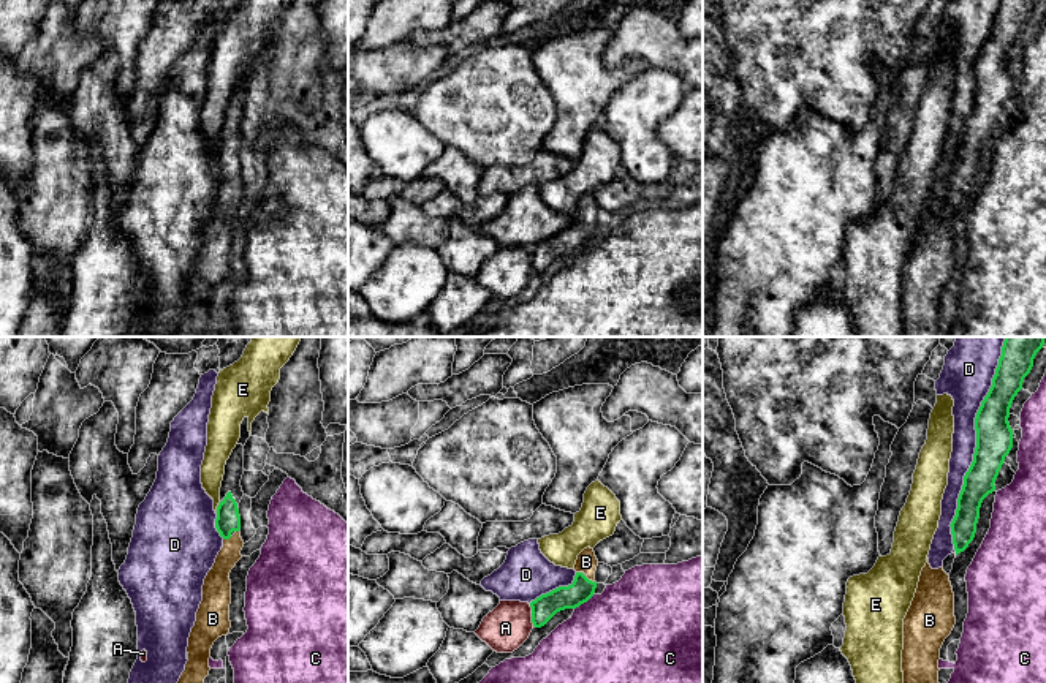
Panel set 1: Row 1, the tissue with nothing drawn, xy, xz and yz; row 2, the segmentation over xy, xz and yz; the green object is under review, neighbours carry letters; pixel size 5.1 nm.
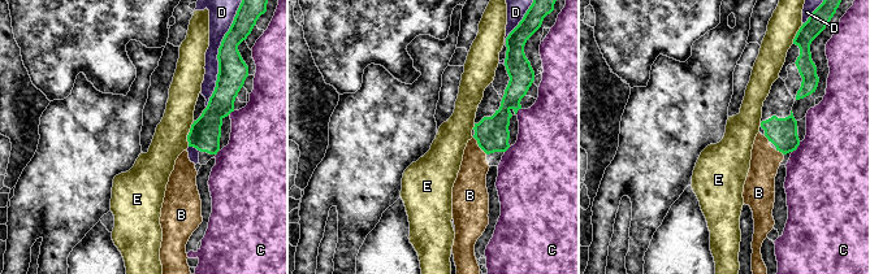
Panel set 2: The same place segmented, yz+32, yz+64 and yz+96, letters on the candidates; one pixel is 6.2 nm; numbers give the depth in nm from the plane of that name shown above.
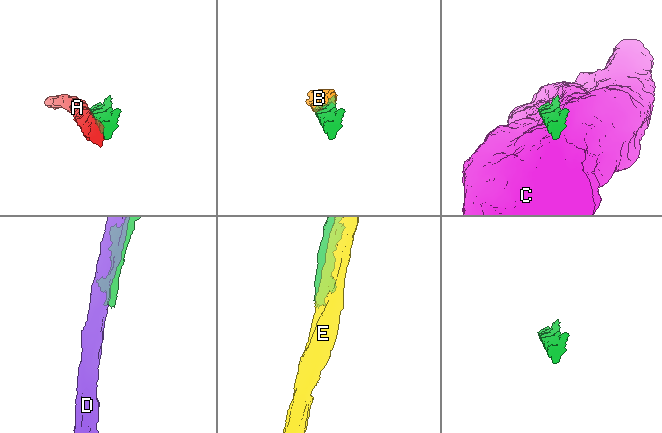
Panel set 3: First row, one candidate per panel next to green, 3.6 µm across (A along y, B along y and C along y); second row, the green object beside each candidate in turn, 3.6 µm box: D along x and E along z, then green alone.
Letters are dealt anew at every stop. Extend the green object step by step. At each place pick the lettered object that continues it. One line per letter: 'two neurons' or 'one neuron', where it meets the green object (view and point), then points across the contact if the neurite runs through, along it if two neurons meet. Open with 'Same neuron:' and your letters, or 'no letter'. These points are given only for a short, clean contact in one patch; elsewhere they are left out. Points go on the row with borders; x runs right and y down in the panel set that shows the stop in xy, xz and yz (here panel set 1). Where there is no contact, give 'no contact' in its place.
Same neuron: B
A: two neurons | xz (532, 615)
B: one neuron | xy (227, 538)
C: two neurons | xz (584, 601)
D: two neurons | yz (977, 443)
E: two neurons | xy (217, 511)

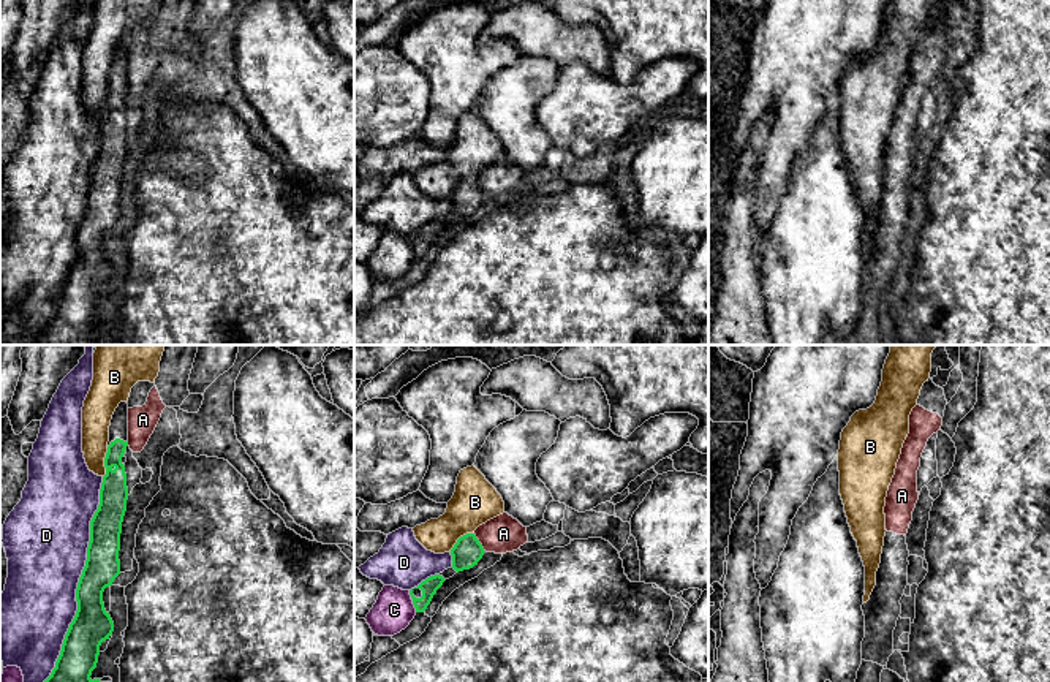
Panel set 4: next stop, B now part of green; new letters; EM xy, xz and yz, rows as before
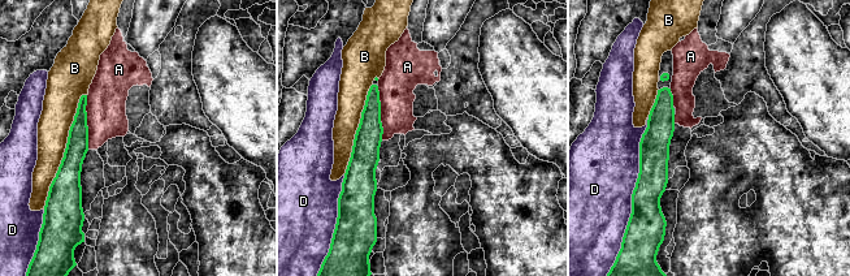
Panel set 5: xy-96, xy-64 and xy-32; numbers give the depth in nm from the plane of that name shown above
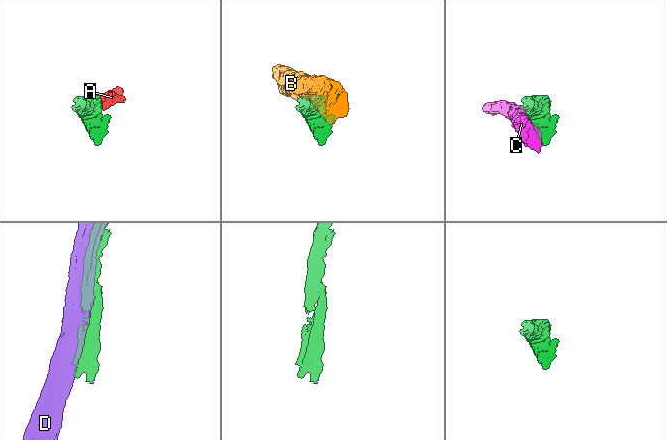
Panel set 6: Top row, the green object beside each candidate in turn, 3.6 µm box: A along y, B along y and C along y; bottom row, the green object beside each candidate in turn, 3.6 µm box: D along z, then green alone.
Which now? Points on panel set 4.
Same neuron: no letter
A: two neurons | xz (479, 543) | along xz (473, 534), (486, 551)
B: two neurons | xy (105, 462)
C: two neurons | xz (415, 606)
D: two neurons | xy (79, 579)

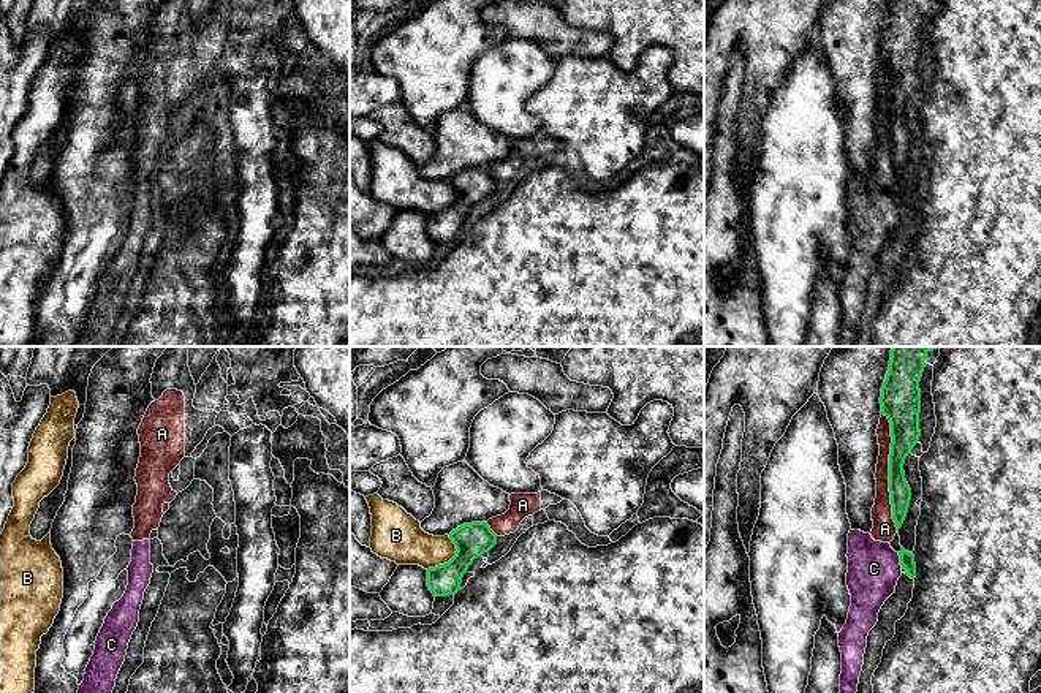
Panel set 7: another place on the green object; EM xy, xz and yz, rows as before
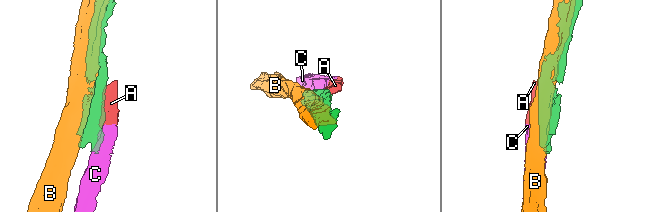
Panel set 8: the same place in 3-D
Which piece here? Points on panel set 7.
Same neuron: no letter
A: two neurons | yz (889, 472)
B: two neurons | xz (451, 559)
C: two neurons | yz (900, 560) | along yz (897, 552), (902, 567)

